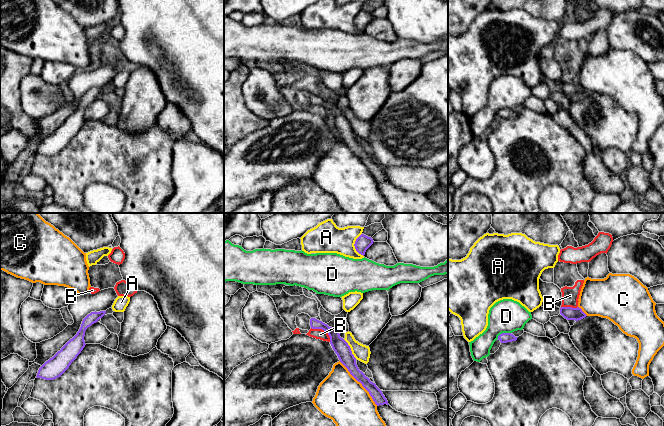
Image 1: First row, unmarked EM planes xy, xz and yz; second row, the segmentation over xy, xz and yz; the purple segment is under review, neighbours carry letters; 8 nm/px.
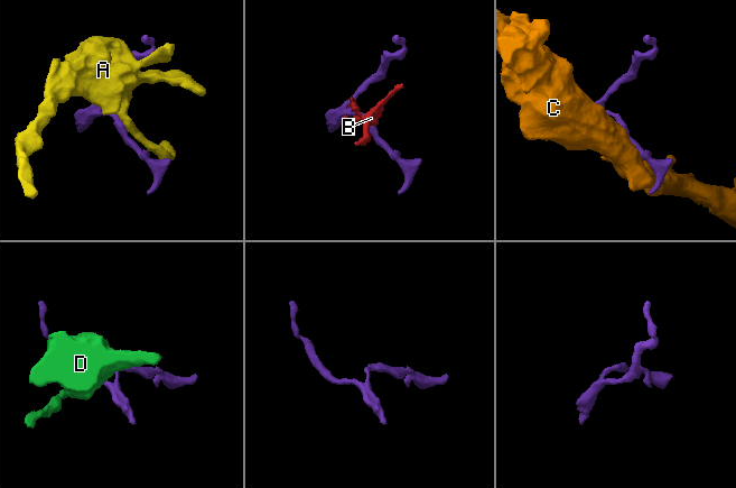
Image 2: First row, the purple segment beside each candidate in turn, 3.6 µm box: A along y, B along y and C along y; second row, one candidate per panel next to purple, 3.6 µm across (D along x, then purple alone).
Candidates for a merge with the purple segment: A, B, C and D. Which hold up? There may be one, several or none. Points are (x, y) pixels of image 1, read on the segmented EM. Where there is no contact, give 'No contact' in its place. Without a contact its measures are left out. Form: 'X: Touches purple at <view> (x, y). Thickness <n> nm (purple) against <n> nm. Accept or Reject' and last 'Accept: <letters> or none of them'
A: Touches purple at xz (354, 245). Thickness 120 nm (purple) against 240 nm. Reject
B: Touches purple at xz (323, 329). Thickness 120 nm (purple) against 80 nm. Reject
C: Touches purple at xz (360, 382). Thickness 120 nm (purple) against 380 nm. Reject
D: Touches purple at yz (503, 333). Thickness 80 nm (purple) against 280 nm. Reject
Accept: none of them

